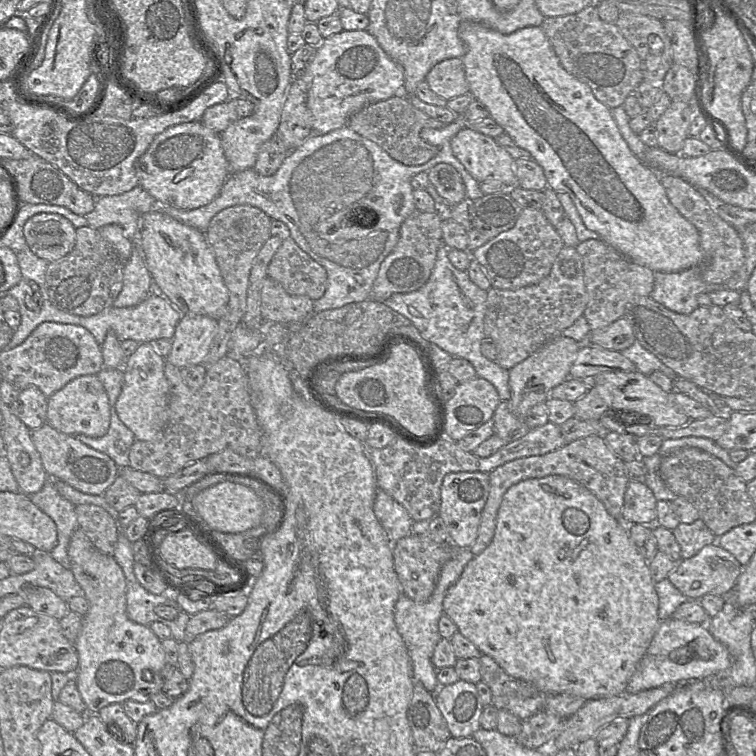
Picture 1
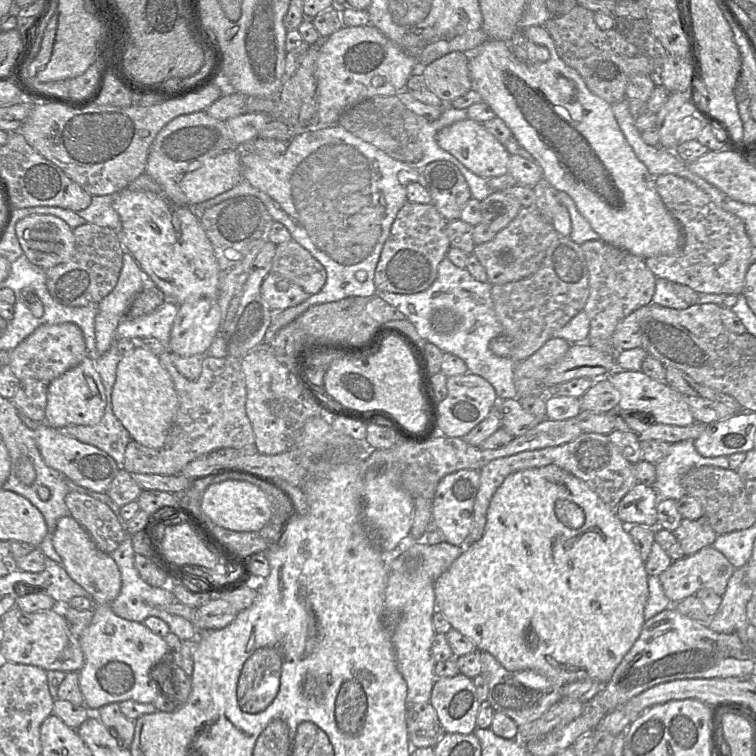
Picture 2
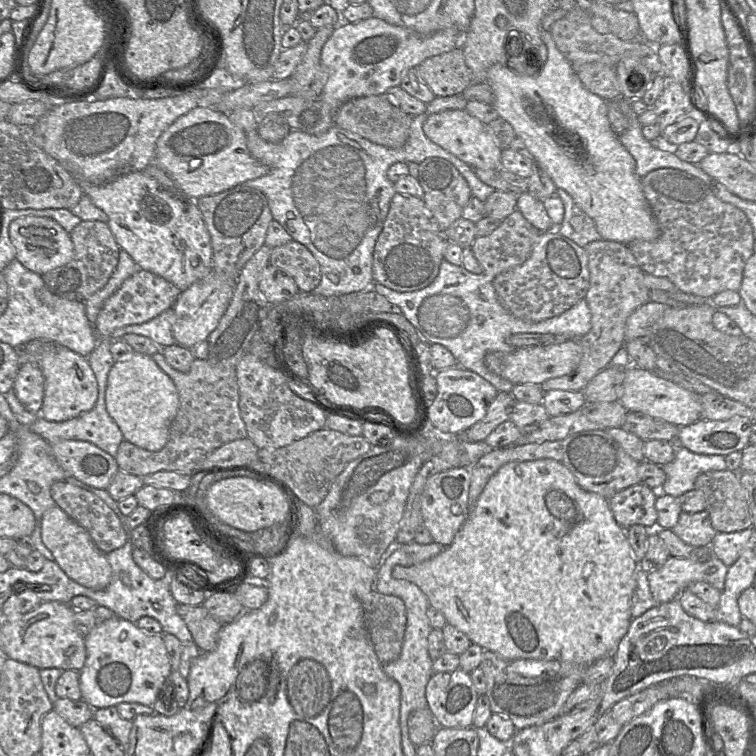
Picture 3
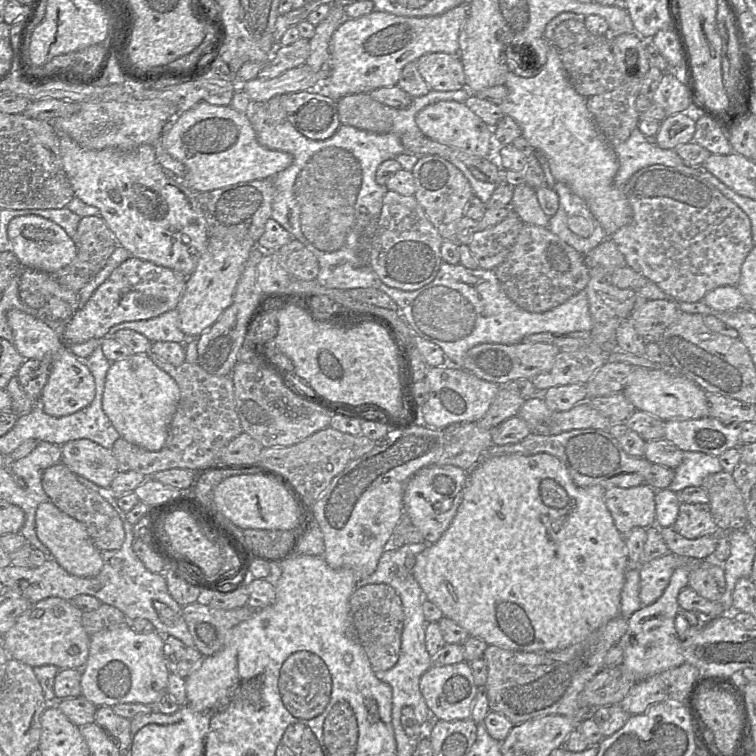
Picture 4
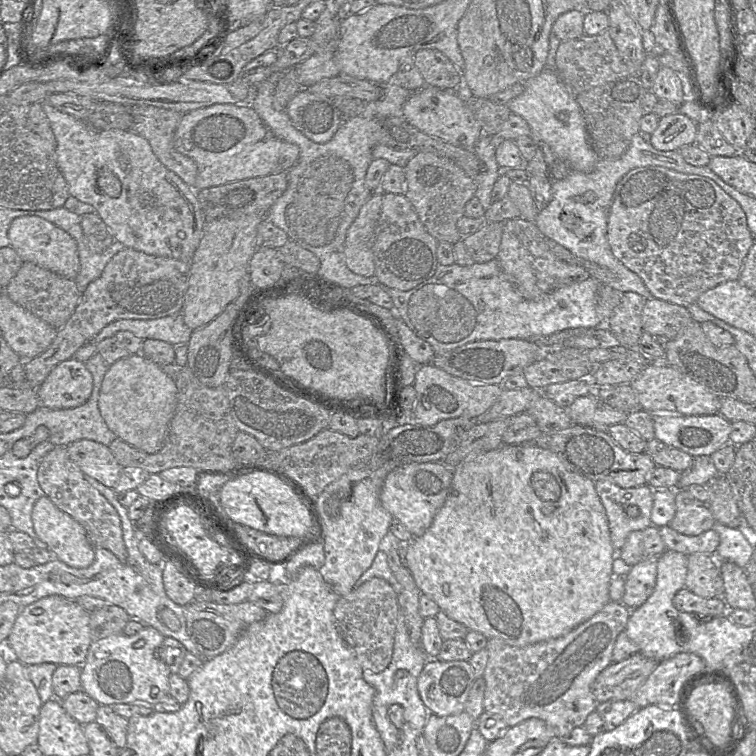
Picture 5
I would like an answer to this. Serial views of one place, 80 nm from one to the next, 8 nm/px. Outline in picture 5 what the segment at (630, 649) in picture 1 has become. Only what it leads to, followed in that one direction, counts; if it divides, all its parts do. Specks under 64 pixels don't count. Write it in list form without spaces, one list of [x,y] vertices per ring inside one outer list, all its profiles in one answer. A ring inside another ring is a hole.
[[[503,444],[499,446],[496,449],[482,452],[480,454],[477,454],[476,456],[473,456],[457,466],[454,467],[454,474],[452,483],[449,489],[449,493],[447,498],[445,499],[444,504],[441,508],[438,509],[436,512],[433,521],[430,525],[430,527],[425,531],[425,533],[422,536],[415,537],[412,539],[412,541],[408,541],[409,544],[406,548],[406,554],[405,554],[405,561],[406,566],[410,570],[414,581],[418,588],[420,589],[422,594],[425,594],[430,599],[435,601],[437,605],[439,606],[440,610],[443,611],[449,618],[463,624],[465,627],[468,628],[468,630],[476,631],[484,635],[487,639],[494,639],[498,638],[503,640],[509,645],[512,646],[527,646],[530,644],[534,644],[537,642],[550,640],[554,638],[561,637],[574,629],[579,624],[585,622],[586,620],[590,619],[593,615],[595,615],[597,612],[599,612],[611,599],[610,599],[610,582],[612,579],[612,564],[613,560],[616,556],[617,551],[614,549],[611,538],[610,538],[610,531],[609,531],[609,524],[608,524],[608,518],[606,515],[605,508],[601,502],[601,499],[599,495],[596,492],[595,484],[592,480],[583,477],[575,472],[570,471],[565,464],[562,462],[562,460],[558,457],[557,454],[554,452],[533,446],[533,445],[506,445]]]

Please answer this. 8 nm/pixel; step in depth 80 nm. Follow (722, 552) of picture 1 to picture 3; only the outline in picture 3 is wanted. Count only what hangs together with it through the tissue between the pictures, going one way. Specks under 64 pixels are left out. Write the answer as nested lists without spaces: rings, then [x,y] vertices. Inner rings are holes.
[[[711,555],[705,561],[670,556],[659,569],[647,574],[649,589],[657,603],[669,602],[694,582],[703,581],[723,591],[728,567]]]

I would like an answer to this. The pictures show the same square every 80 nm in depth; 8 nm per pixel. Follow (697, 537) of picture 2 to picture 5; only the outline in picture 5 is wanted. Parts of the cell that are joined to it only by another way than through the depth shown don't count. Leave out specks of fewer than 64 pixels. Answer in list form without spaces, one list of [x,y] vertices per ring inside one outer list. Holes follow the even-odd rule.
[[[687,489],[675,490],[676,513],[668,524],[677,532],[697,536],[713,529],[715,519],[709,501],[700,501]]]

